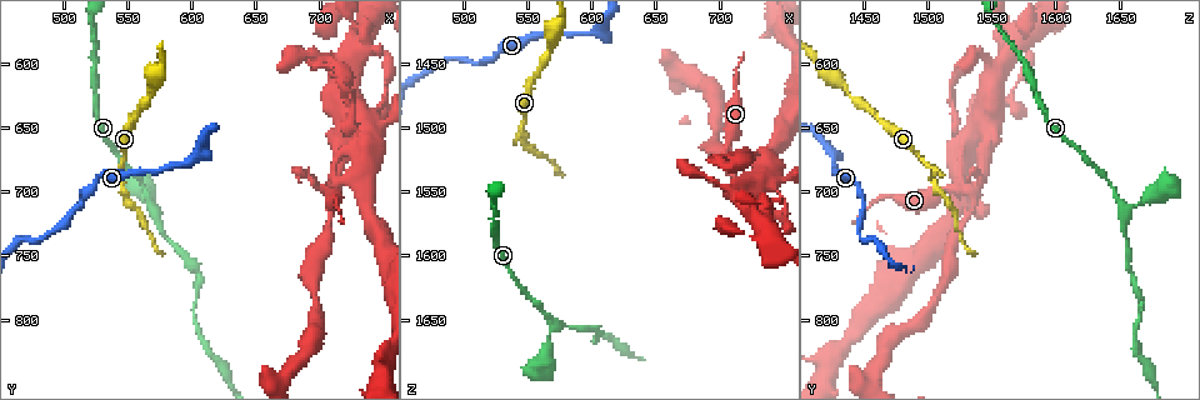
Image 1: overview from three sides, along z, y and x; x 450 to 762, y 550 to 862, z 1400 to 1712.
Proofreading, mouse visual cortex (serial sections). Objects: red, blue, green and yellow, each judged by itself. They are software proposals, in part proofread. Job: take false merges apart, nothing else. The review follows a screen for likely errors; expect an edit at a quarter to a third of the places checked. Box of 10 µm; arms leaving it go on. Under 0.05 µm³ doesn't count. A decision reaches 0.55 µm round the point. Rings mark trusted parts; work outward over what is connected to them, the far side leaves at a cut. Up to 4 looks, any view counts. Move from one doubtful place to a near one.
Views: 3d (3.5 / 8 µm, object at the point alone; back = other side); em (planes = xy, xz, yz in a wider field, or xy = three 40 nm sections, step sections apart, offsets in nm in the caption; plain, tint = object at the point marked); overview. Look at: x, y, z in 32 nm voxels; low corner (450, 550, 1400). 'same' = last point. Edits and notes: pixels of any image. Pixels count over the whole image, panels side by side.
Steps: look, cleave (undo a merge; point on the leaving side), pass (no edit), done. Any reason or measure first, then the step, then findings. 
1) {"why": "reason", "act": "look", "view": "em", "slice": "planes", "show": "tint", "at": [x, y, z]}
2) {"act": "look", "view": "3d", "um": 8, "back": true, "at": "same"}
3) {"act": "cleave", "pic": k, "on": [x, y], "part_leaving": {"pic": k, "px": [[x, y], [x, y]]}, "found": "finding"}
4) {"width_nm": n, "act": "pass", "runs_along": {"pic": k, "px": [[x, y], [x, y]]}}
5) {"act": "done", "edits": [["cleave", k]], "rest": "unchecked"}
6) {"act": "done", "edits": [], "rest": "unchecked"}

{"why": "abrupt turn", "act": "look", "view": "3d", "um": 3.5, "back": true, "at": [704, 698, 1526]}

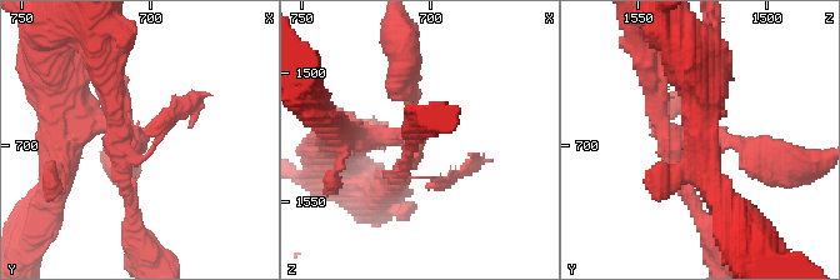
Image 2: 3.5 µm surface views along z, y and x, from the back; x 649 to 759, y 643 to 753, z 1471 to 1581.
{"why": "now the EM", "act": "look", "view": "em", "slice": "xy", "step": 5, "show": "tint", "at": [704, 699, 1527]}

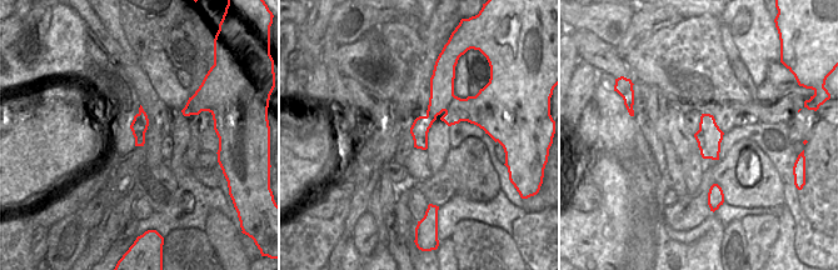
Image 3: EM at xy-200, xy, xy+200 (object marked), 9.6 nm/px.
{"act": "pass", "runs_along": {"pic": 2, "px": [[404, 71], [419, 141], [354, 135]]}, "found": "one cell here"}

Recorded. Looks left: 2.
{"why": "thick turns thin", "act": "look", "view": "3d", "um": 3.5, "at": [604, 664, 1420]}

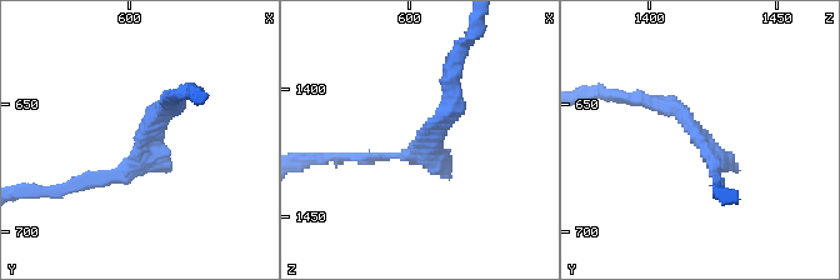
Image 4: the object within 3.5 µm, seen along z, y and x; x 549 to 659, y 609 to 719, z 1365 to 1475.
{"act": "look", "view": "em", "slice": "xy", "step": 1, "show": "tint", "at": [605, 664, 1422]}

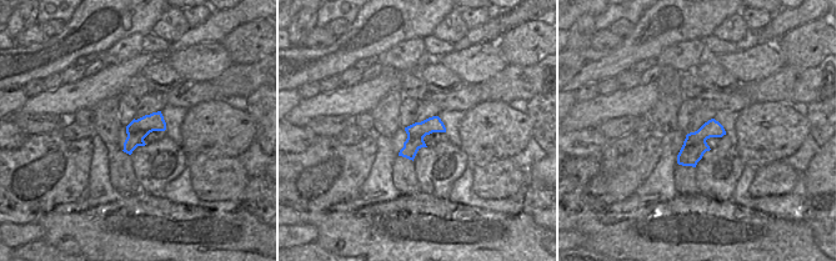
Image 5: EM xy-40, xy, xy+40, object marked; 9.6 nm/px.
{"act": "pass", "found": "continuous, no second cell"}

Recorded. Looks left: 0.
{"act": "done", "edits": [], "rest": "unchecked"}

